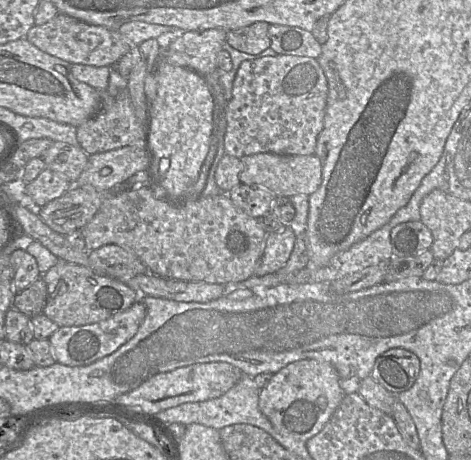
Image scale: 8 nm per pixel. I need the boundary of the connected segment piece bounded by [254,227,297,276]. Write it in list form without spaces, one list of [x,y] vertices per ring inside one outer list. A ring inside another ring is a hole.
[[[284,228],[280,233],[268,234],[262,258],[254,271],[254,276],[276,273],[289,260],[296,242],[296,235],[291,228]]]

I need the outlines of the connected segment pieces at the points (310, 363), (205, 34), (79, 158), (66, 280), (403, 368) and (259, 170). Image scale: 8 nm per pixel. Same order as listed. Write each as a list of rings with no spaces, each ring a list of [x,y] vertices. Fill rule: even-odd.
[[[304,359],[275,373],[259,394],[259,408],[282,435],[302,442],[318,434],[341,403],[345,392],[336,369],[327,362]]]
[[[208,29],[185,31],[164,51],[164,61],[205,76],[218,68],[217,56],[226,42],[227,31]]]
[[[54,142],[41,156],[45,167],[67,178],[73,184],[86,167],[88,157],[80,146],[63,142]]]
[[[58,260],[42,275],[47,286],[47,300],[43,314],[59,327],[83,326],[106,320],[139,301],[139,293],[124,282],[98,275],[90,267]]]
[[[392,348],[375,360],[370,376],[388,391],[399,394],[412,387],[420,373],[420,359],[404,348]]]
[[[258,153],[240,158],[242,170],[240,183],[266,189],[277,197],[293,197],[304,194],[311,195],[318,190],[322,182],[322,164],[315,155],[277,155]]]

